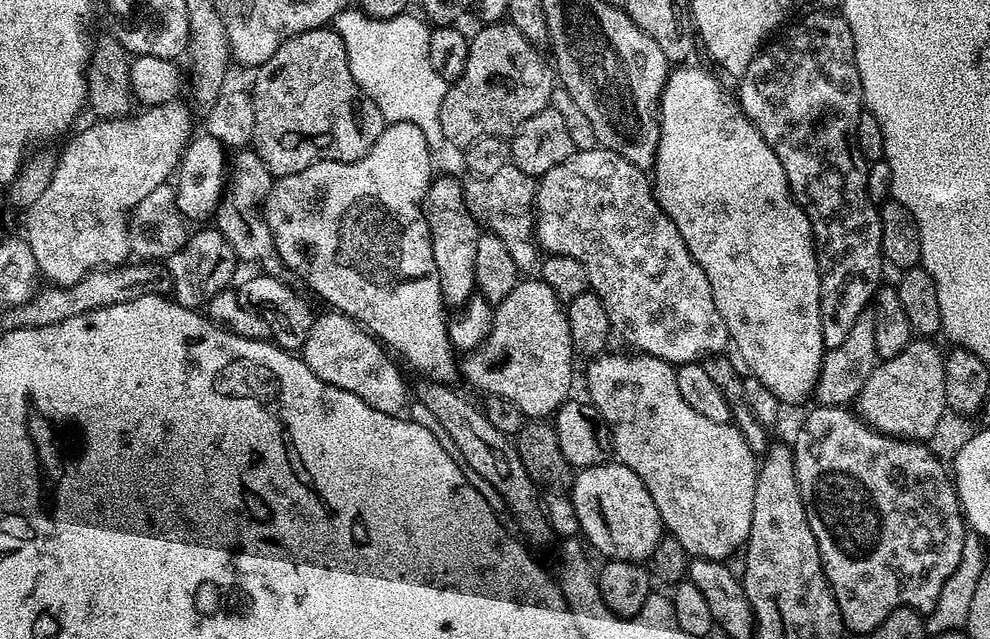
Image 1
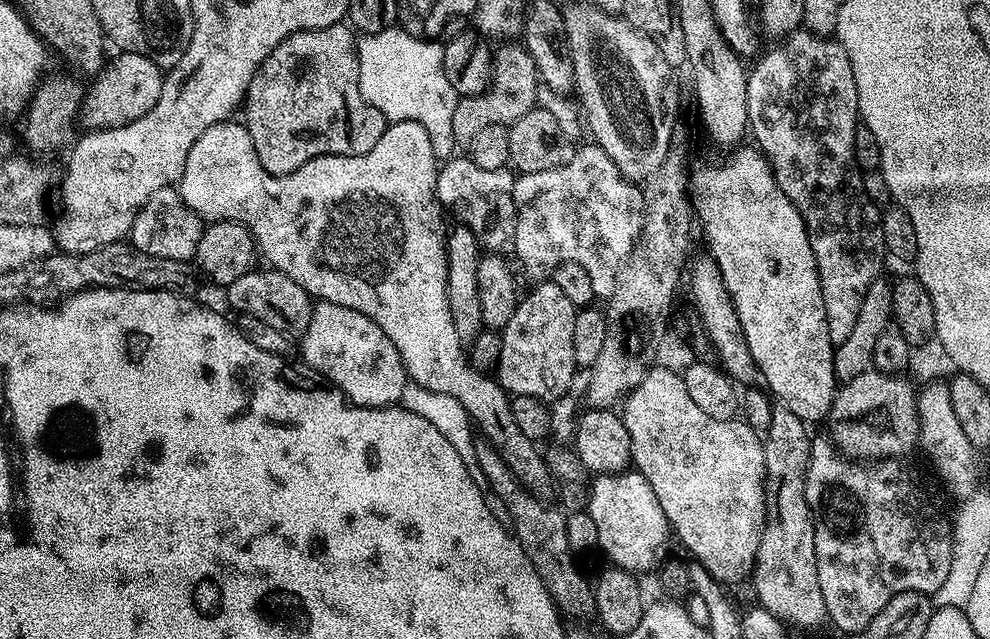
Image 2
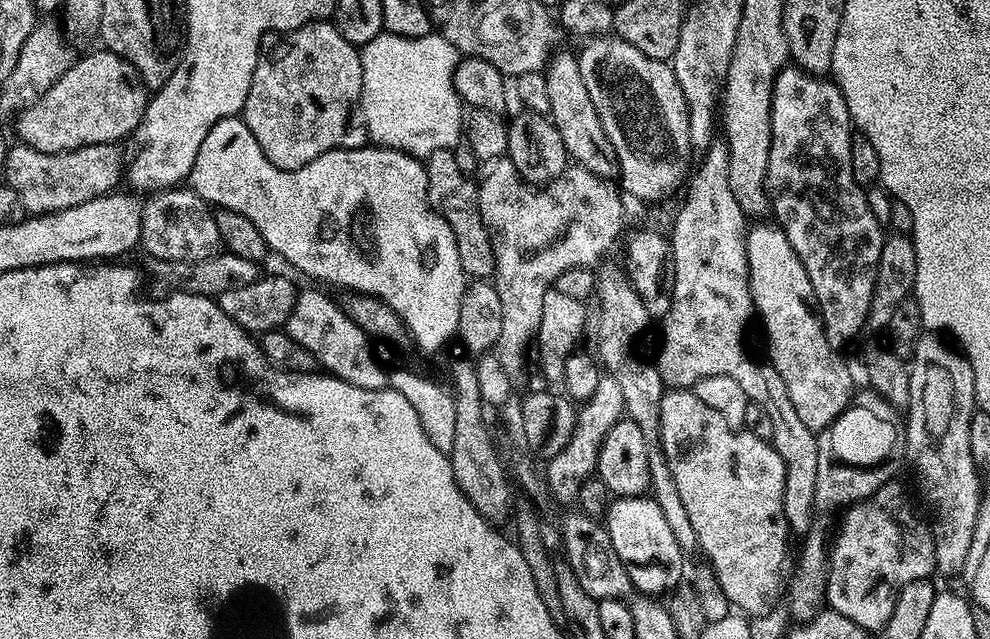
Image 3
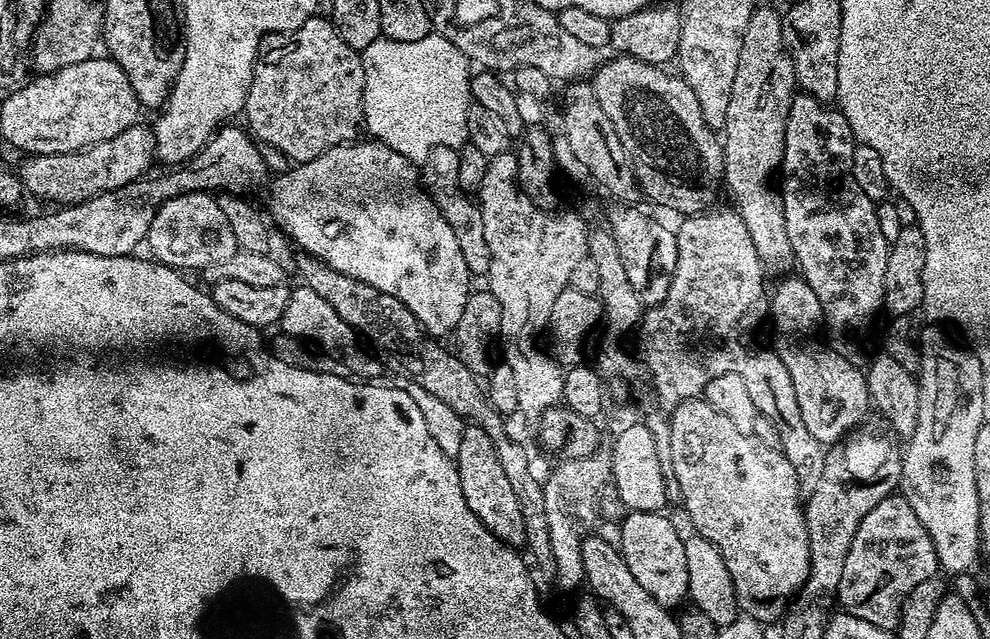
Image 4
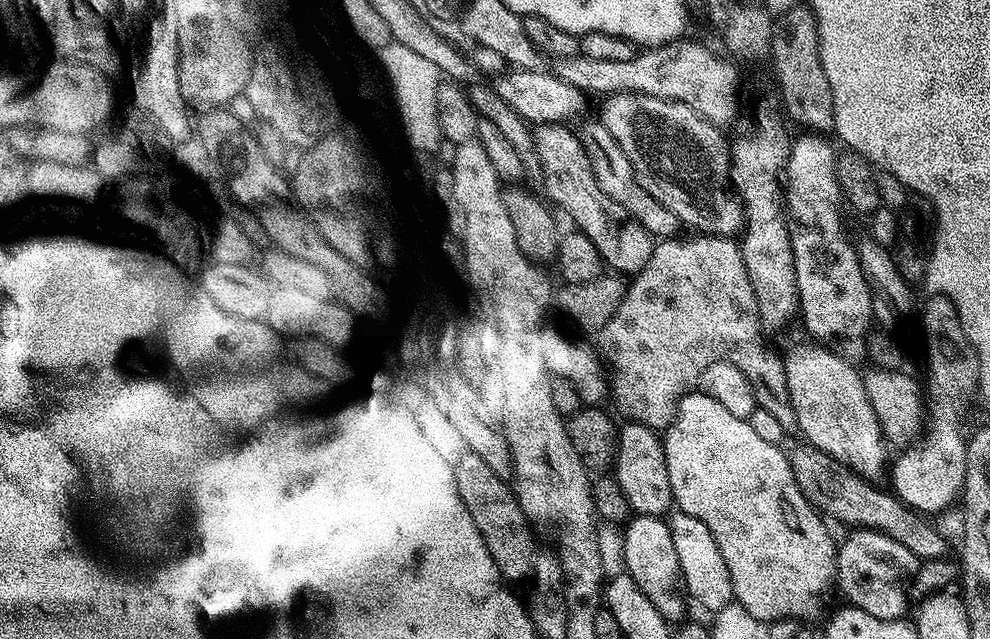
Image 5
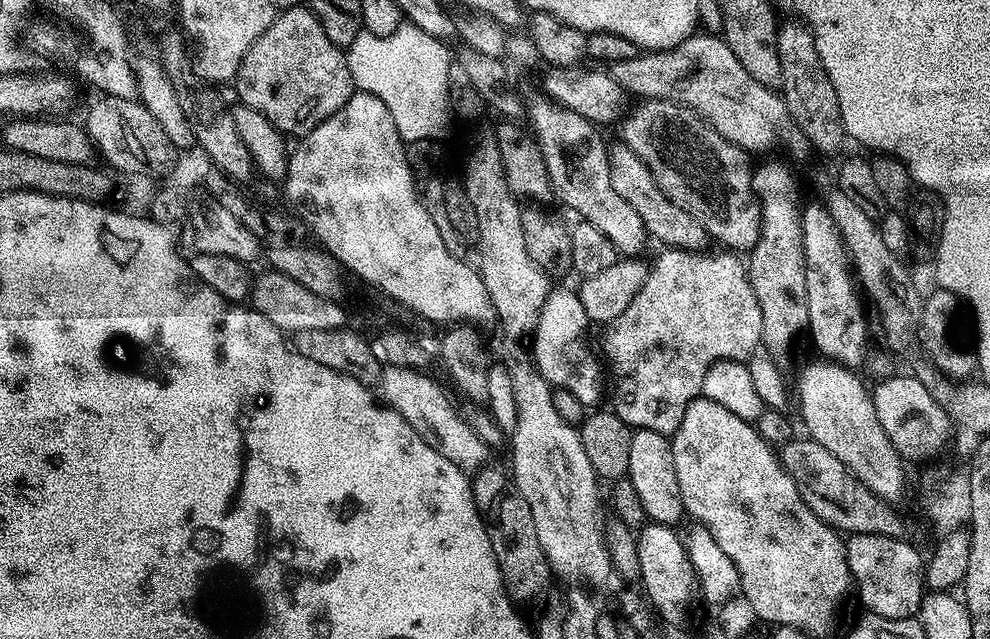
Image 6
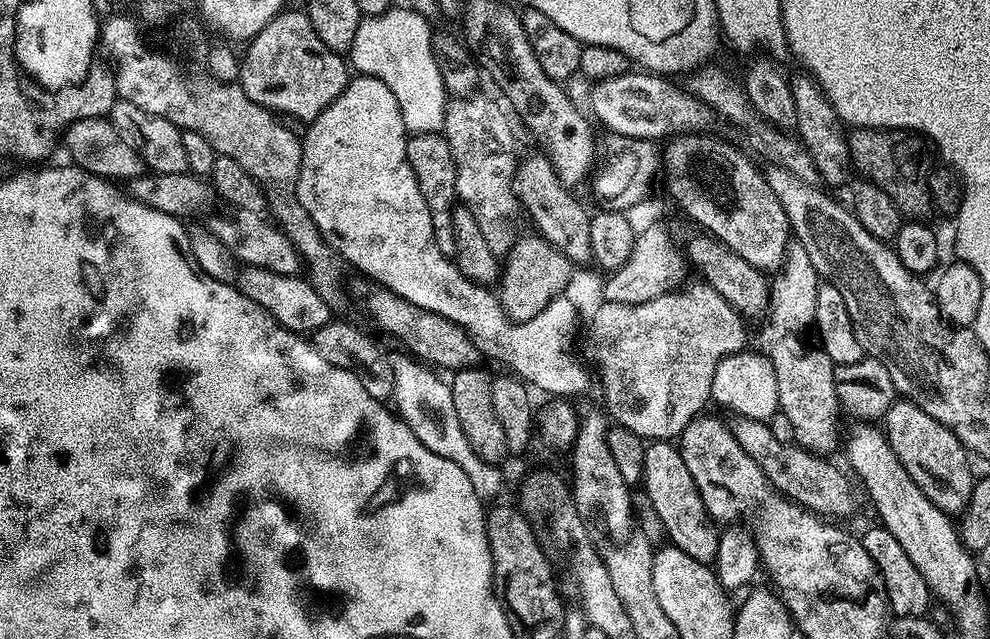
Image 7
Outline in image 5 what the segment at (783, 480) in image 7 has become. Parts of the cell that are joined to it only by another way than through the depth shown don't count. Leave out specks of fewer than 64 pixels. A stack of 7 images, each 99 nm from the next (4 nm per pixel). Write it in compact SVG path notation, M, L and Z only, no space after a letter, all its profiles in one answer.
M800 442L793 452L787 453L787 458L792 463L792 473L802 494L812 503L813 508L824 510L828 506L829 514L837 516L844 524L871 528L874 532L881 532L902 542L902 546L906 546L906 550L910 550L917 561L939 560L945 555L948 540L928 521L931 519L925 518L916 509L909 508L891 491L883 492L876 488L880 486L875 483L865 483L863 479L854 478L853 473L841 466L835 458L827 456L807 442Z

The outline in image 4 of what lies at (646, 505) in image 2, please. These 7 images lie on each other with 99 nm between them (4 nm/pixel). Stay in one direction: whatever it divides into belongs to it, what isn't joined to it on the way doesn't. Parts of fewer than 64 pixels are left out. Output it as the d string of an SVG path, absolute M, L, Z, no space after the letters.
M629 511L623 519L619 521L620 540L618 547L620 555L624 557L626 566L630 566L630 574L638 578L638 586L646 590L646 594L653 596L663 608L676 610L680 603L687 601L687 570L686 570L686 550L682 536L676 533L676 528L660 512L633 512Z

